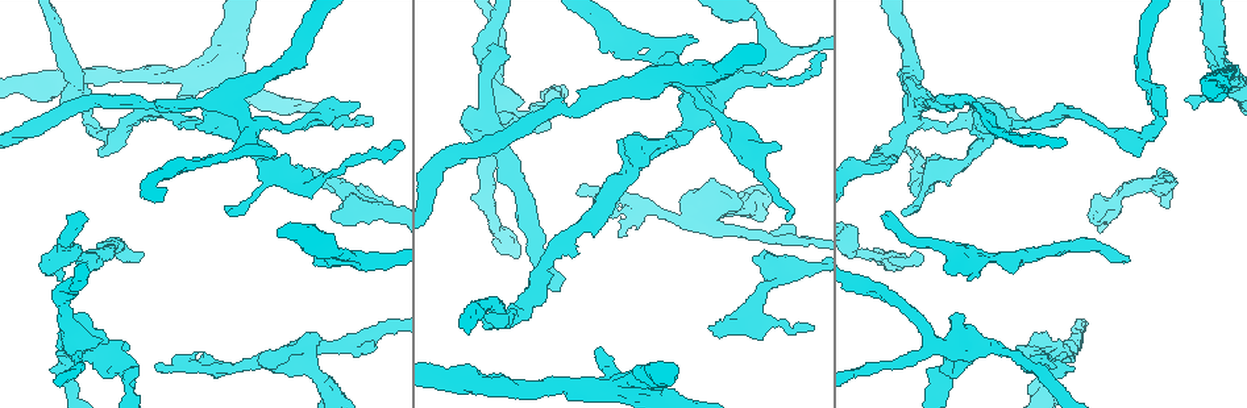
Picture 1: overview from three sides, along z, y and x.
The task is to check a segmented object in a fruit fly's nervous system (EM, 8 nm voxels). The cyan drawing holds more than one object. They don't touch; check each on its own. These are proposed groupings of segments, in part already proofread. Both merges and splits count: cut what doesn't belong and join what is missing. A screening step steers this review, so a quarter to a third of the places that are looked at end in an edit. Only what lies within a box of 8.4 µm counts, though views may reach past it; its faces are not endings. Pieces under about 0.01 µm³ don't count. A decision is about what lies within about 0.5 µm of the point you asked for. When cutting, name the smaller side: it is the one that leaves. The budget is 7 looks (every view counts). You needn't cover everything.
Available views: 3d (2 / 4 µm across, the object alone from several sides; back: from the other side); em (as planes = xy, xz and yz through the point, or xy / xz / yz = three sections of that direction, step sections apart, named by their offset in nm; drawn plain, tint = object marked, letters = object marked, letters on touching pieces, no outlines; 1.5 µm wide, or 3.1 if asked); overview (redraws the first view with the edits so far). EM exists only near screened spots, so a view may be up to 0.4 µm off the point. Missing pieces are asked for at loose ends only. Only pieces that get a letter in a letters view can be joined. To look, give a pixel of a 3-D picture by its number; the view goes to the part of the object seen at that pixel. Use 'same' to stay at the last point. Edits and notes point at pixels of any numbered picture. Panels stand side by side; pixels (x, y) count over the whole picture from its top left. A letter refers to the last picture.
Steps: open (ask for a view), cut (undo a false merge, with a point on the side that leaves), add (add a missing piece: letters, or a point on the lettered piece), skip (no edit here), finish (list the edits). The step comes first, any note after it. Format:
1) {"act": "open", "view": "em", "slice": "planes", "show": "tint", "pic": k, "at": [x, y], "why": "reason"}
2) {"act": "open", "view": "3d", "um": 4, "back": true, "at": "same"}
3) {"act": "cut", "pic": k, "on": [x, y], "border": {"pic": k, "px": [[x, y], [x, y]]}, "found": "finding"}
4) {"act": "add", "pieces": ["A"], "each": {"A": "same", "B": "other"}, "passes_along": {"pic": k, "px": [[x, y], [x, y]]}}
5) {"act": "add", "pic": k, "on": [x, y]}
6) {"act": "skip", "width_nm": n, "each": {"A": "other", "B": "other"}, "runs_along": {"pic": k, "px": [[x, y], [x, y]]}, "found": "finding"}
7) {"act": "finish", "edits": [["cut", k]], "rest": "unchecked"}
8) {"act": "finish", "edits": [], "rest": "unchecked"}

{"act": "open", "view": "3d", "um": 4, "pic": 1, "at": [888, 214], "why": "branch stops here"}

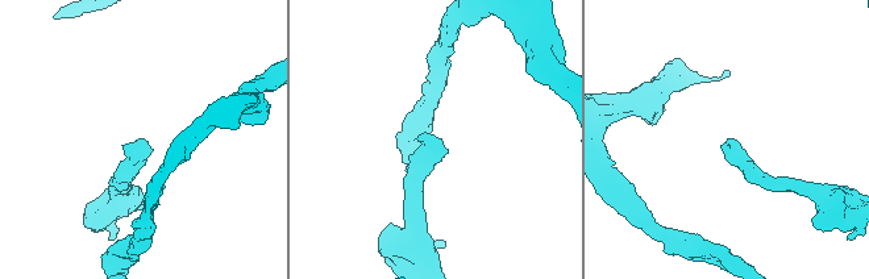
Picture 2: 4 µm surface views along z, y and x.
{"act": "open", "view": "em", "slice": "planes", "show": "letters", "pic": 2, "at": [440, 139], "why": "now the EM"}

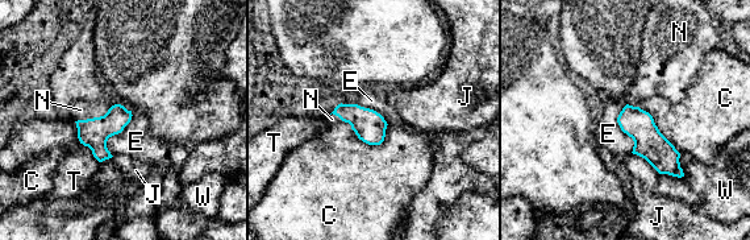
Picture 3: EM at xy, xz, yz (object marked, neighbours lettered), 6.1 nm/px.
{"act": "add", "pieces": ["N"], "width_nm": 150, "each": {"C": "other", "E": "other", "J": "other", "N": "same", "T": "other", "W": "other"}, "passes_along": {"pic": 3, "px": [[95, 132], [94, 118], [80, 110]]}, "found": "it goes on there"}

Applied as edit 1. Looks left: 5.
{"act": "open", "view": "em", "slice": "planes", "show": "plain", "pic": 1, "at": [156, 366], "why": "an open end"}

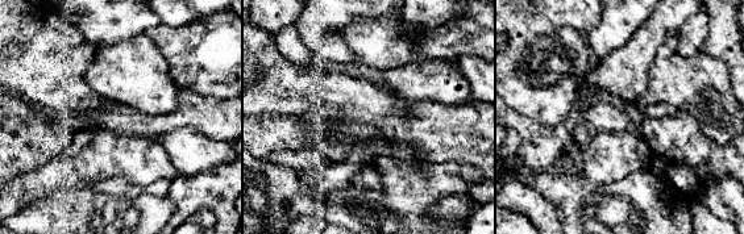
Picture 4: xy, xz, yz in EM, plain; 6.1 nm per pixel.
{"act": "open", "view": "em", "slice": "planes", "show": "letters", "at": "same", "why": "see the neighbours"}

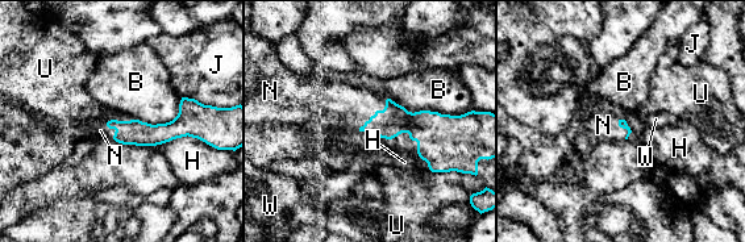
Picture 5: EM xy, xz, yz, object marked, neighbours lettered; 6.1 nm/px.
{"act": "add", "pieces": ["N"], "each": {"B": "other", "H": "other", "J": "other", "N": "same", "U": "other", "W": "other"}, "passes_along": {"pic": 5, "px": [[394, 120], [375, 112], [336, 107]]}, "found": "it goes on there"}

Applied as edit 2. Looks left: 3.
{"act": "open", "view": "em", "slice": "planes", "show": "letters", "pic": 1, "at": [275, 166], "why": "three arms meet"}

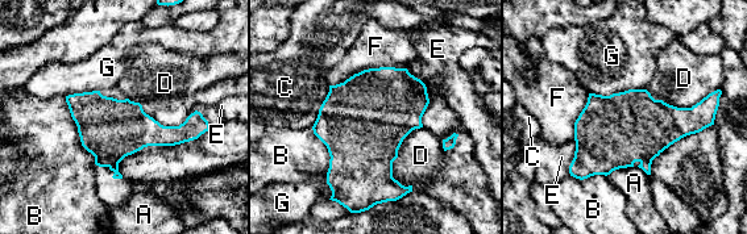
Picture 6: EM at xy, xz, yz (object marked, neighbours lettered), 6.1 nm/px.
{"act": "skip", "each": {"A": "other", "B": "other", "C": "other", "D": "other", "E": "other", "F": "other", "G": "other"}, "border": {"pic": 6, "px": [[646, 88], [589, 93]]}, "found": "continuous, no second cell"}

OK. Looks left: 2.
{"act": "finish", "edits": [["add", 3], ["add", 5]], "rest": "unchecked"}

